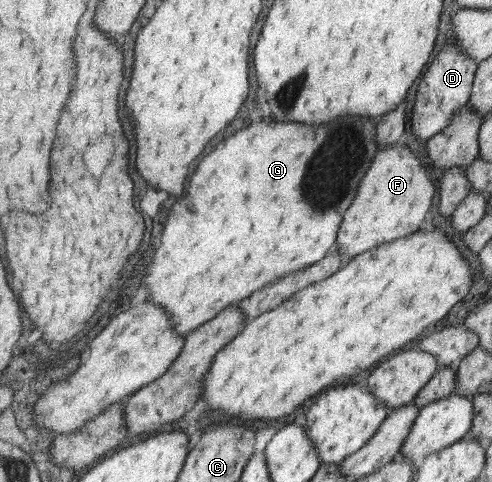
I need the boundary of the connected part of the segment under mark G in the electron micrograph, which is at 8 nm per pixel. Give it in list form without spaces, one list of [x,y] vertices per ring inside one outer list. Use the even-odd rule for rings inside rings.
[[[341,117],[341,119],[335,119],[333,123],[323,125],[323,127],[309,127],[309,125],[299,125],[299,123],[277,123],[277,121],[257,123],[257,125],[251,125],[247,129],[241,129],[239,133],[229,137],[225,143],[221,143],[211,155],[207,155],[201,161],[195,175],[191,177],[187,197],[183,197],[173,207],[173,213],[171,213],[171,217],[169,217],[169,221],[165,225],[165,231],[163,231],[161,247],[153,253],[155,261],[151,261],[147,271],[145,271],[143,287],[148,291],[147,300],[164,307],[172,315],[174,329],[181,335],[188,335],[208,321],[215,319],[221,311],[227,309],[230,305],[243,302],[245,298],[260,289],[264,289],[266,285],[273,283],[276,279],[281,279],[290,273],[296,273],[296,271],[301,271],[320,262],[332,247],[337,245],[344,215],[358,194],[359,185],[357,183],[365,177],[367,169],[372,166],[373,157],[377,155],[375,131],[377,131],[377,123],[373,119],[367,119],[367,117]]]

